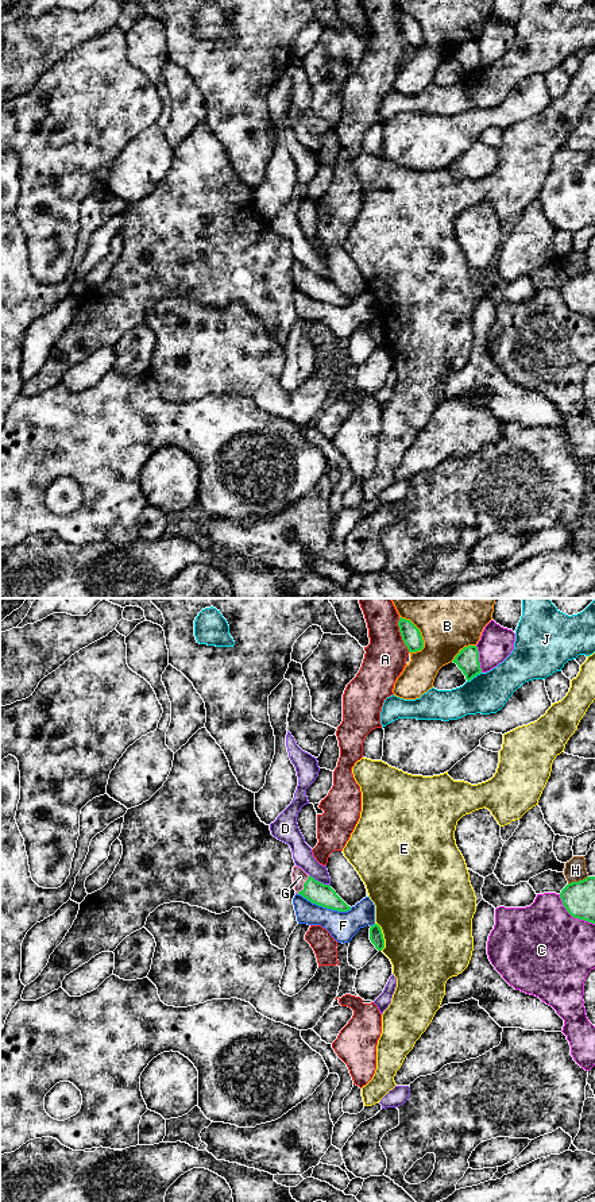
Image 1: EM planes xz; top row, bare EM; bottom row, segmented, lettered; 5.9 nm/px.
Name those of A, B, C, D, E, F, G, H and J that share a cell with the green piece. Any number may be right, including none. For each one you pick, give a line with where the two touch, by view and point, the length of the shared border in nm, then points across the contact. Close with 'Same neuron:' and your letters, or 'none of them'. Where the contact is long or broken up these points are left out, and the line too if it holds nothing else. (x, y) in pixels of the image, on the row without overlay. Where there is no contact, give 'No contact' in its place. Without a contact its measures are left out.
G: Touches green at xz (304, 280). Shared border 130 nm. Path across: xz (317, 288), (304, 280), (300, 272)
Same neuron: G

